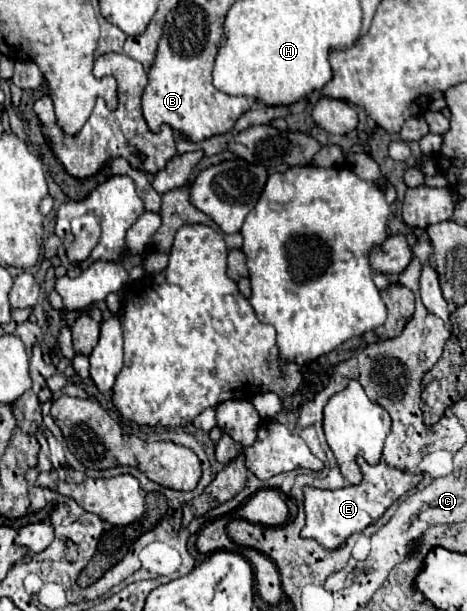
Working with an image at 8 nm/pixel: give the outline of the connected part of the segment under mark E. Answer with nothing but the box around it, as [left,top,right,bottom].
[301,456,421,548]

